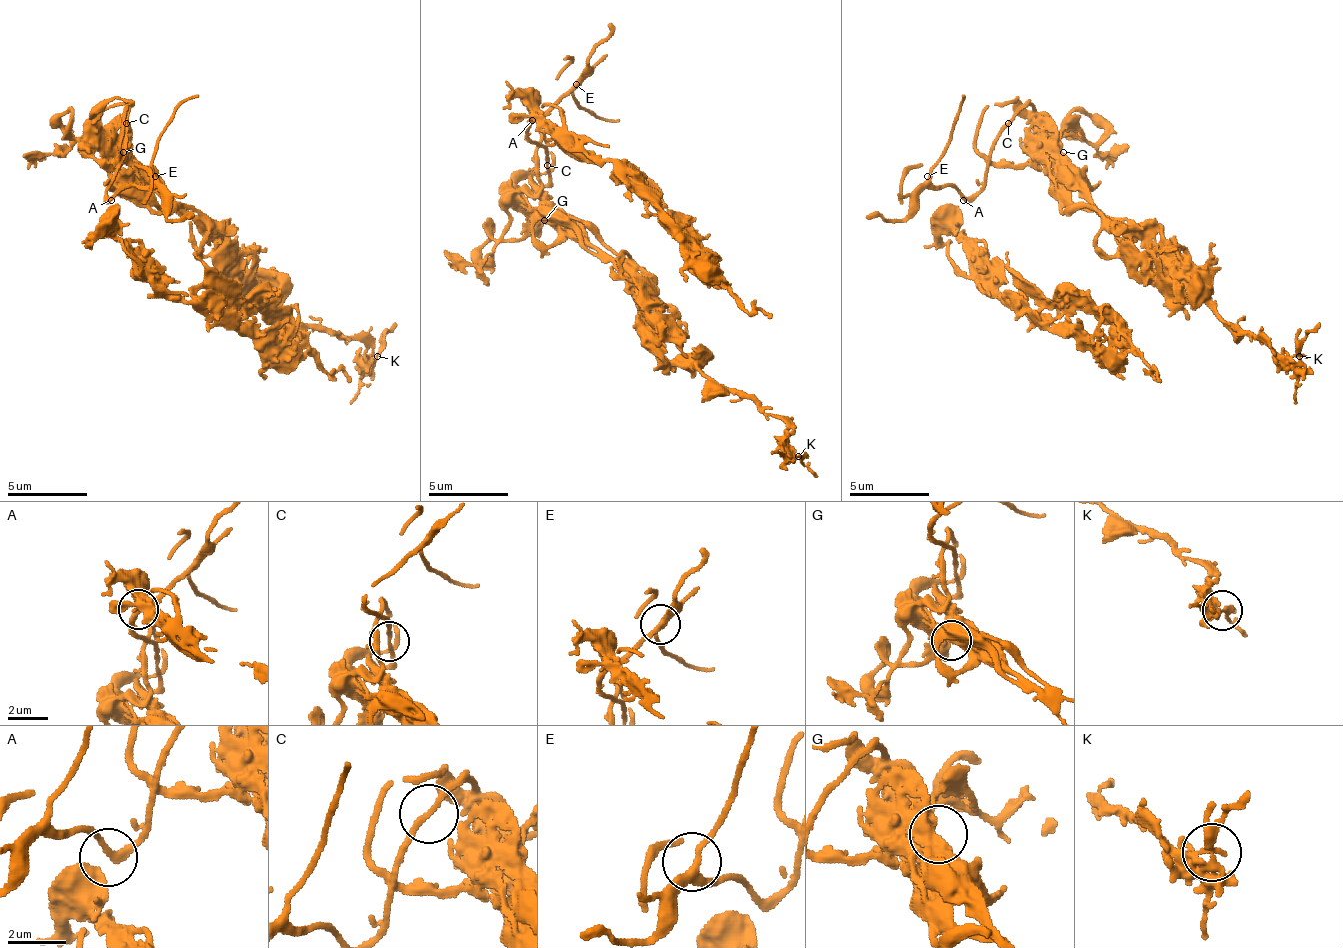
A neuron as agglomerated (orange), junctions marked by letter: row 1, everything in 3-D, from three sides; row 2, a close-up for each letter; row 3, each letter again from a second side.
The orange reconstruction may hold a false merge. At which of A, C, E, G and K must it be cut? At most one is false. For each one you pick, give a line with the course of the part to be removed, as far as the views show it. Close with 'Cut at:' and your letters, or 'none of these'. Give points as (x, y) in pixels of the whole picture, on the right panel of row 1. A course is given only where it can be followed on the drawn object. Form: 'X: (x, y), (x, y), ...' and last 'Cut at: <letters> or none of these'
Cut at: none of these

